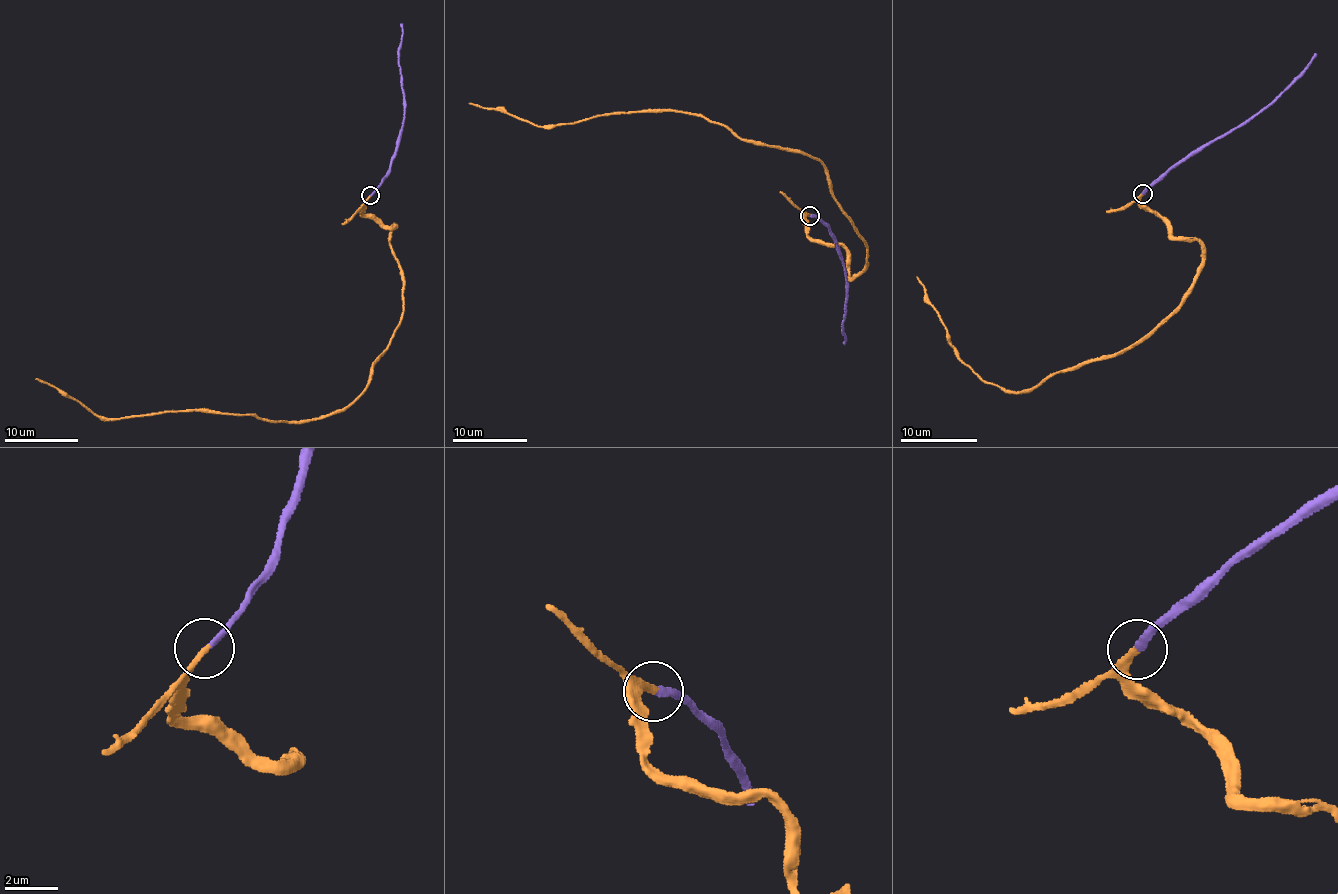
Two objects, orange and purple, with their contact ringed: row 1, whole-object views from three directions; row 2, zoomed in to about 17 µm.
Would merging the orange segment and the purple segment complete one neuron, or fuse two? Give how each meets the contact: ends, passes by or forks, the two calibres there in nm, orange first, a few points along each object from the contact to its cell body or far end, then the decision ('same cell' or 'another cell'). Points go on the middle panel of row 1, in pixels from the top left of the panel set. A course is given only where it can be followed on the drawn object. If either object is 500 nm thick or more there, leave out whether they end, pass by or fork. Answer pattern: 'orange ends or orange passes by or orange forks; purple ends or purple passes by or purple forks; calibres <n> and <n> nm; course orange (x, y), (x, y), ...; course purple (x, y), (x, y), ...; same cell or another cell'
orange ends; purple ends; calibres 240 and 200 nm; course orange (809, 215), (849, 278), (866, 268), (797, 150), (673, 110), (535, 125), (468, 104); course purple (809, 215), (814, 214), (829, 228), (845, 267), (841, 327), (845, 343); same cell

